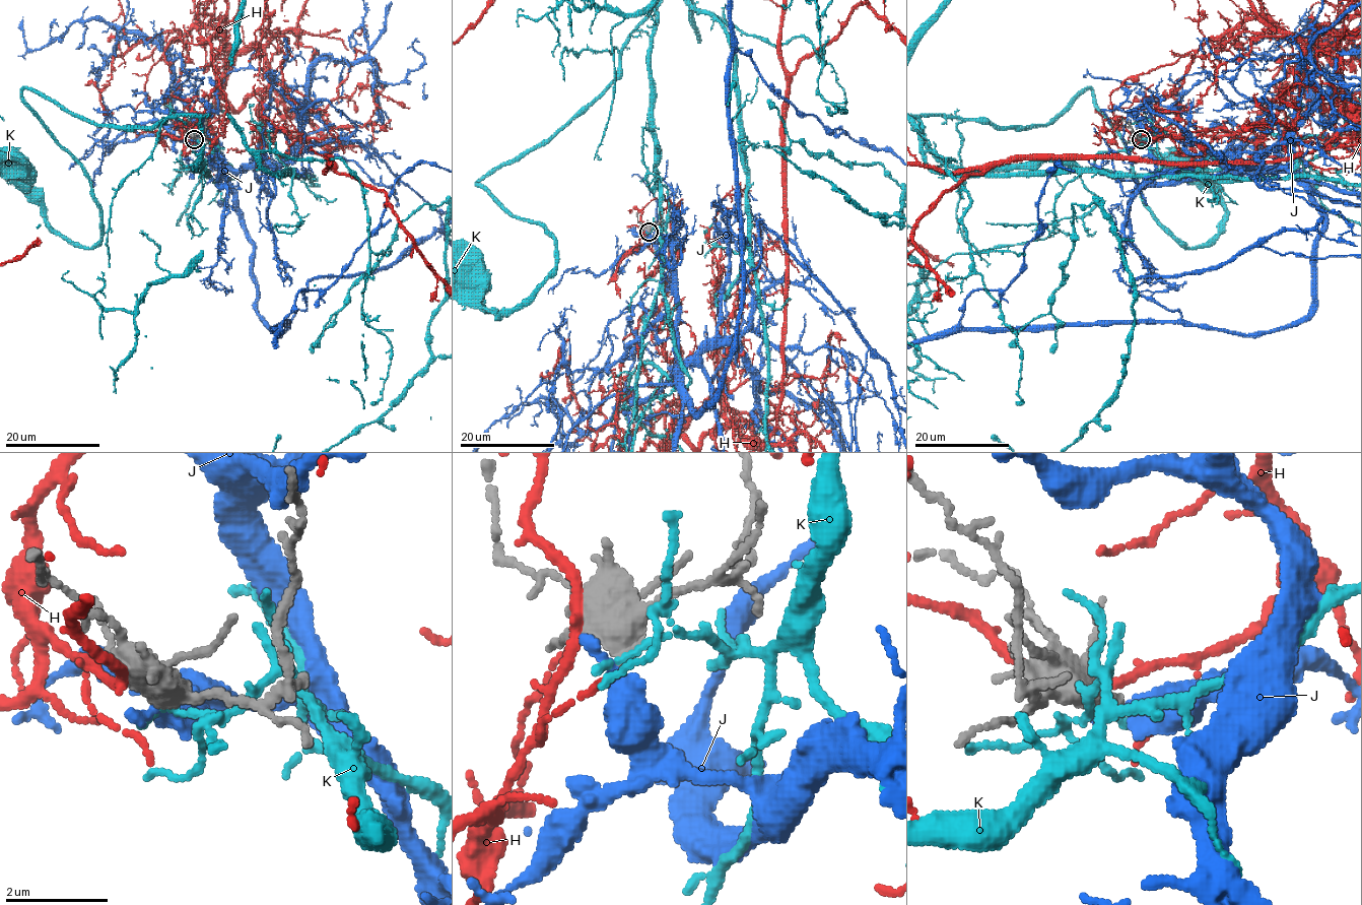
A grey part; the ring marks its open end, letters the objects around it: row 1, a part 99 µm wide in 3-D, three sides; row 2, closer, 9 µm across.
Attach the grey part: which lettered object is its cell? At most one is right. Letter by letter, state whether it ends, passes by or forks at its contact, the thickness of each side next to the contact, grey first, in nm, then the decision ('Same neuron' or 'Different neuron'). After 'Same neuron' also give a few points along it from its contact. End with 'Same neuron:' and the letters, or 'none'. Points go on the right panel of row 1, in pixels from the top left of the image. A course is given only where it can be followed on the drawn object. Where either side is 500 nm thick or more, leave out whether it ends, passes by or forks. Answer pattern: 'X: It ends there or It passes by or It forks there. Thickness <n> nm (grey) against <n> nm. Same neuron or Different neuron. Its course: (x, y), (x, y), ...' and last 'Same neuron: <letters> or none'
H: It passes by. Thickness 440 nm (grey) against 200 nm. Different neuron
J: Thickness 550 nm (grey) against 500 nm. Different neuron
K: It ends there. Thickness 400 nm (grey) against 150 nm. Different neuron
Same neuron: none

